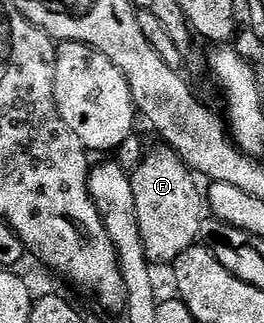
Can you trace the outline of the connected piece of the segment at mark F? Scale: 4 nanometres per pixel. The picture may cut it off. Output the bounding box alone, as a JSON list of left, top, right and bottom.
[129,145,204,264]

